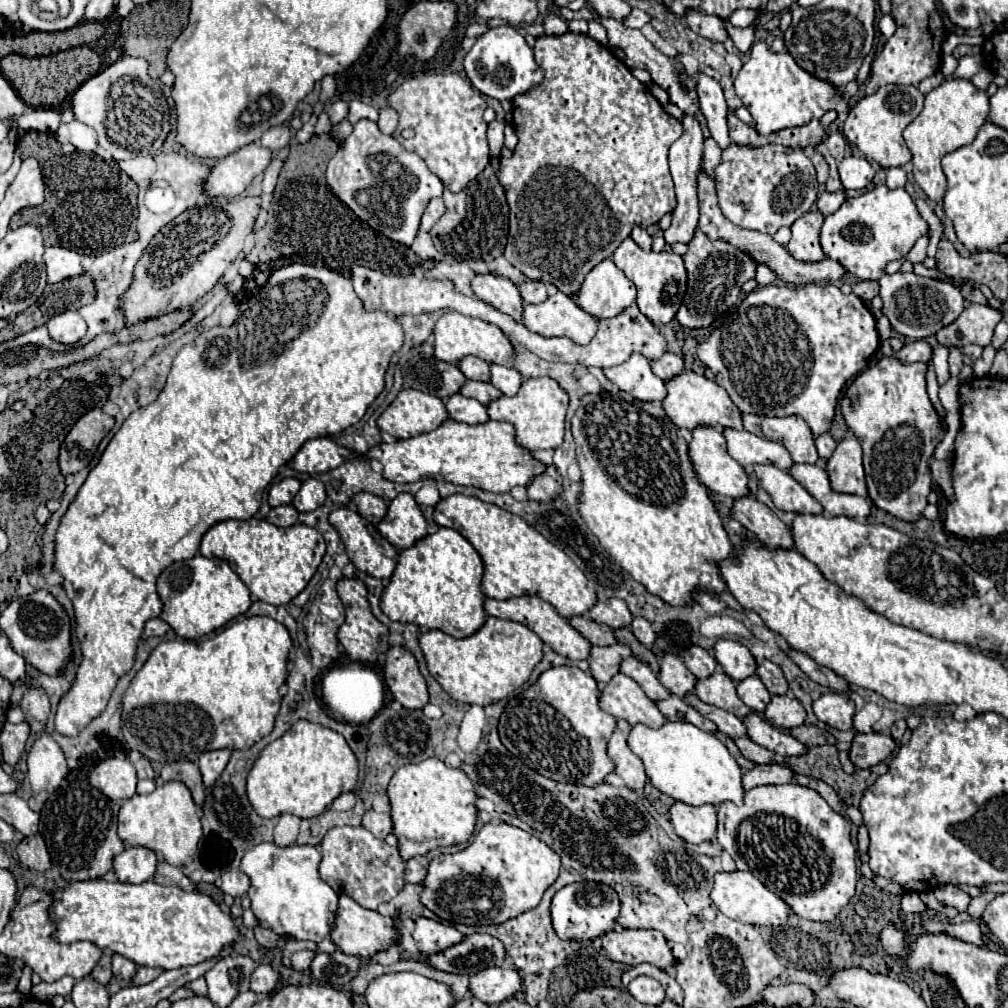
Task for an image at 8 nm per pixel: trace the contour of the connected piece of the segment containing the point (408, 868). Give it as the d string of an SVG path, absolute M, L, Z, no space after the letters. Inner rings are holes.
M409 859L405 863L405 881L407 883L423 883L423 877L427 875L427 867L421 859Z

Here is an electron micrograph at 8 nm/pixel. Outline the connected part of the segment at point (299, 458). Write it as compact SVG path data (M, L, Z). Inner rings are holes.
M321 437L307 441L293 457L291 467L295 471L313 475L313 473L325 473L327 469L335 469L347 459L357 459L357 455L353 455L349 449L337 445L331 439Z

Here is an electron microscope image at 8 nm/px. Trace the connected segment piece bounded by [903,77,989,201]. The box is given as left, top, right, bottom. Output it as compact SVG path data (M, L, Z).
M949 77L929 95L925 95L925 107L919 117L907 125L903 131L903 139L913 153L913 175L917 185L925 191L925 195L933 201L941 201L947 189L947 177L941 169L941 157L951 153L963 145L969 145L979 127L989 117L989 95L977 89L969 79Z

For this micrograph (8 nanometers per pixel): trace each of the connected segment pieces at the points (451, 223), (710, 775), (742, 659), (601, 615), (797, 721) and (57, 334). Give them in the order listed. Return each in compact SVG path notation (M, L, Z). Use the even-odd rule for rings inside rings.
M499 157L491 159L489 167L475 181L471 181L461 193L451 193L449 189L443 191L447 211L429 231L435 249L441 255L453 257L455 261L479 261L479 259L489 261L503 253L509 231L509 205L505 199L505 191L497 179L497 171L499 171Z
M667 721L659 729L647 725L635 725L629 735L631 751L643 761L647 777L651 783L665 795L687 803L687 805L719 805L723 801L733 801L735 805L743 803L743 783L741 767L731 757L727 747L707 731L691 723L673 723Z
M719 639L713 647L715 659L721 665L721 669L733 679L733 681L743 681L751 675L755 675L757 661L751 655L751 651L741 645L735 639Z
M611 597L605 601L599 601L591 611L589 617L597 623L603 623L611 629L621 629L621 627L629 627L633 621L633 615L627 607L627 603L623 599Z
M773 695L771 703L765 709L765 719L771 725L777 725L781 729L799 727L805 723L805 717L807 717L807 713L805 713L803 705L791 695L783 695L783 697Z
M65 311L65 313L59 313L59 315L51 317L47 327L49 327L49 335L55 341L69 343L69 345L83 339L83 335L87 331L87 323L77 311Z

